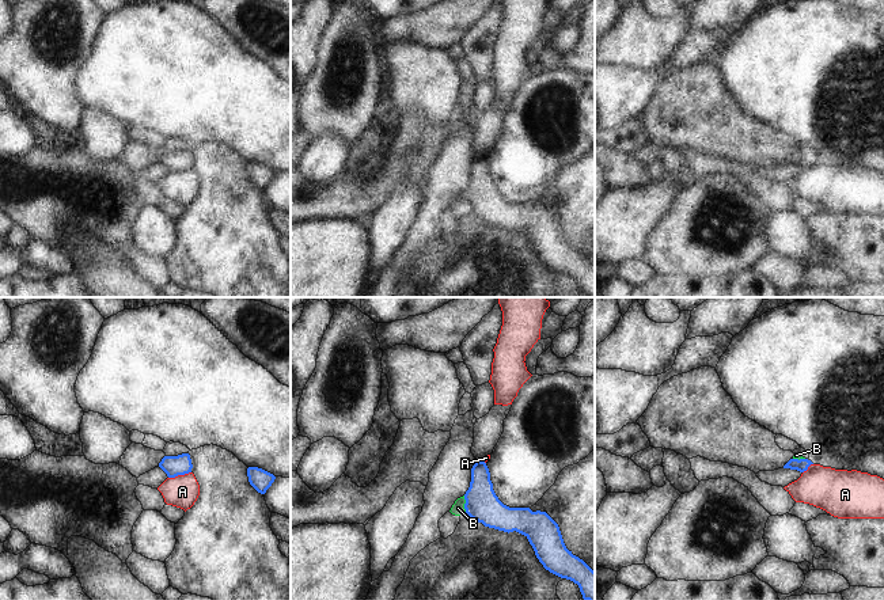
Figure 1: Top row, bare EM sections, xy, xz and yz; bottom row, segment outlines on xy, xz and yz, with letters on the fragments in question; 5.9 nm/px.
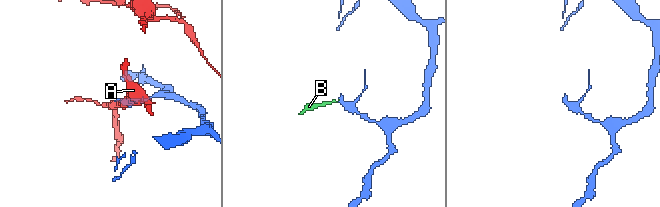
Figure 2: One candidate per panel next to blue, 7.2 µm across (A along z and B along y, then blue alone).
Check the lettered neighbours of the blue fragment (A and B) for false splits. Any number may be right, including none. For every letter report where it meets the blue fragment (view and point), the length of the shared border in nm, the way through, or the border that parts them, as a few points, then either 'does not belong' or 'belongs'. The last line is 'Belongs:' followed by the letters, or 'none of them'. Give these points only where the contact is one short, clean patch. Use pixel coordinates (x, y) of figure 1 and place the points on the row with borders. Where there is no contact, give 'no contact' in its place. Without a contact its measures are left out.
A: contact xy (179, 474); length 140 nm; does not belong
B: contact xz (465, 504); length 100 nm; way xz (482, 504), (465, 504), (458, 508); belongs
Belongs: B

